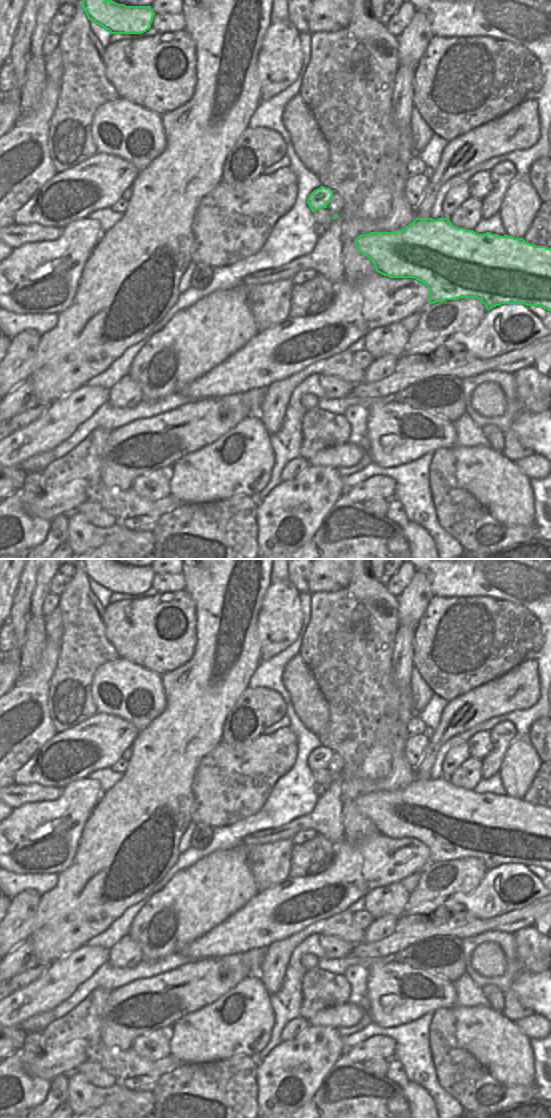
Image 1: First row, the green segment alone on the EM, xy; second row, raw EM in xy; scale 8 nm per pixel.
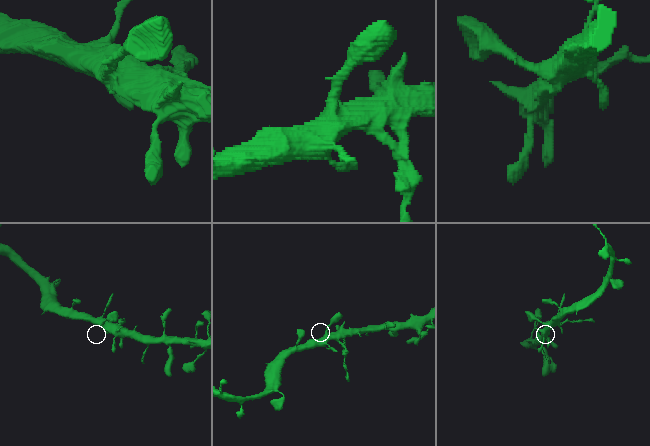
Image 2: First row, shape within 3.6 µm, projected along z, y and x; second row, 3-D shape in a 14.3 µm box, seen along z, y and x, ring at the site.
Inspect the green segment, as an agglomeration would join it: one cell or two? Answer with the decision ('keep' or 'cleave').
keep

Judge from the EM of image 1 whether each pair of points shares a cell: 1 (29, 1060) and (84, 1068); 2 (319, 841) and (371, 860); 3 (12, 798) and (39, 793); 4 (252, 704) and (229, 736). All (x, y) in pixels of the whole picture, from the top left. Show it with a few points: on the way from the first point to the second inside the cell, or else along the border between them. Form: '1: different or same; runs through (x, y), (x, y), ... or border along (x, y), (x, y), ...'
1: different; border along (87, 1060), (82, 1062), (75, 1070)
2: different; border along (335, 846), (335, 856), (325, 869)
3: same; runs through (19, 798), (25, 794), (32, 793)
4: same; runs through (241, 706), (231, 713), (228, 725)

